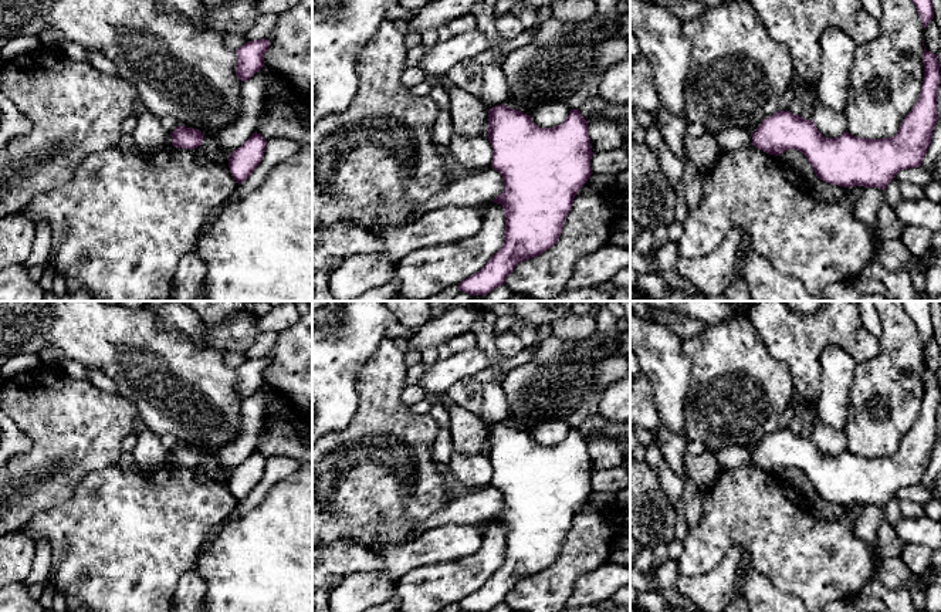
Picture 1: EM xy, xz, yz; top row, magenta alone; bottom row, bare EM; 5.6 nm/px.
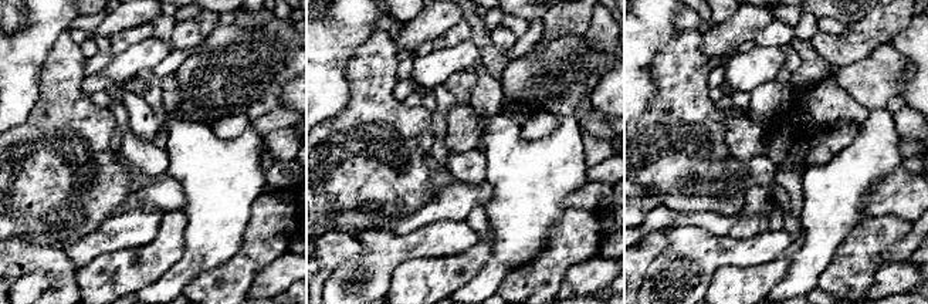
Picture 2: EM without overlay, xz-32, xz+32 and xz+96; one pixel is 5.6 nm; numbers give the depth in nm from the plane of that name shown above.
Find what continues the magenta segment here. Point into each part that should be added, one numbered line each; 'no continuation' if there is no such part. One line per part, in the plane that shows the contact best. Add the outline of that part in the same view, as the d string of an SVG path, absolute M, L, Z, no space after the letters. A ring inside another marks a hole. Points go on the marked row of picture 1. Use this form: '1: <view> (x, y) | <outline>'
no continuation

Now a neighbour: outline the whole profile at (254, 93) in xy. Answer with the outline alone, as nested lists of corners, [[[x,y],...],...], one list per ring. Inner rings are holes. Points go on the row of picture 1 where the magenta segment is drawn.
[[[263,67],[243,84],[240,116],[214,136],[210,148],[213,153],[226,156],[229,152],[240,148],[255,132],[257,118],[273,87],[278,92],[291,97],[288,87],[267,67]]]

